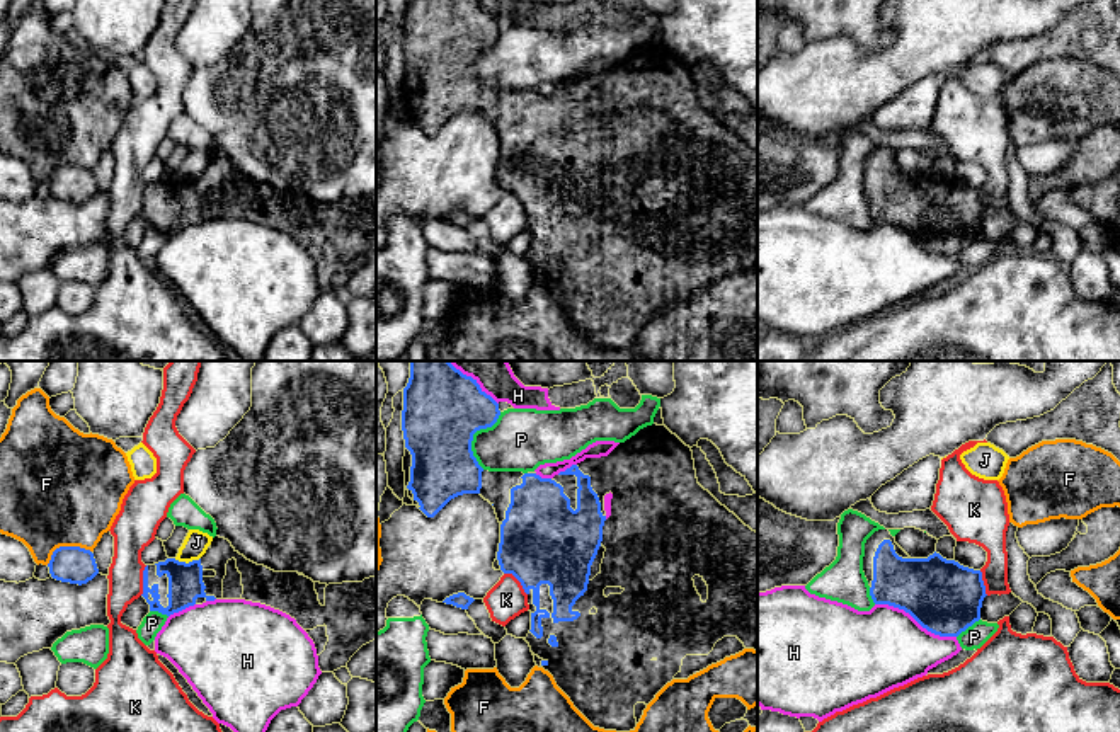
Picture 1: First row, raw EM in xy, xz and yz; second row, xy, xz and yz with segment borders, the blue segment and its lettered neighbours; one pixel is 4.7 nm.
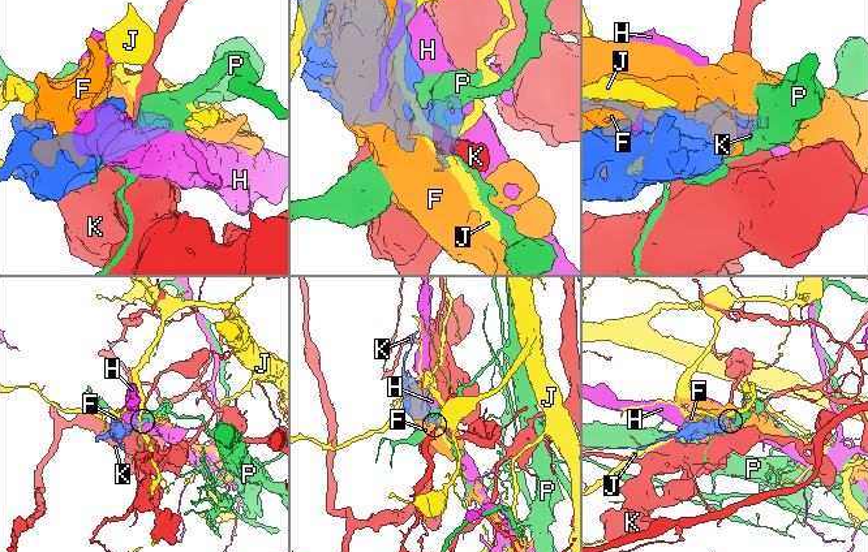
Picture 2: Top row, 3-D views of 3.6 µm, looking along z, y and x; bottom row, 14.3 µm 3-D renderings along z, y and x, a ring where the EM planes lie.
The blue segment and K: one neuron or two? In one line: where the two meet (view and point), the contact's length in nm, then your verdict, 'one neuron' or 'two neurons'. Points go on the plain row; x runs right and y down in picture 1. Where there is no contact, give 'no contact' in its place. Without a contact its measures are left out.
meets blue in xy at (143, 200); contact 150 nm long; two neurons

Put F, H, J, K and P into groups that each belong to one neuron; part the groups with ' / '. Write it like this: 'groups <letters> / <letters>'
groups F / H / J / K / P

